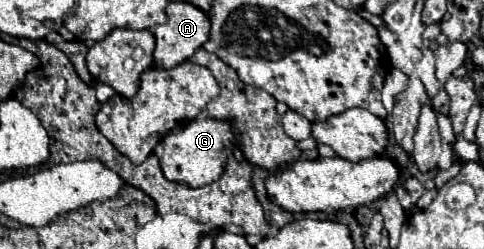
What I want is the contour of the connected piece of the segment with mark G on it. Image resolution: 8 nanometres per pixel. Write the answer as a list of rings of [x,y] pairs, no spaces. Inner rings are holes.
[[[197,118],[181,128],[175,128],[173,132],[167,132],[161,138],[161,146],[165,150],[163,156],[159,158],[163,176],[169,182],[179,182],[189,188],[199,188],[219,180],[227,154],[233,152],[235,148],[235,136],[229,122],[213,118]]]

